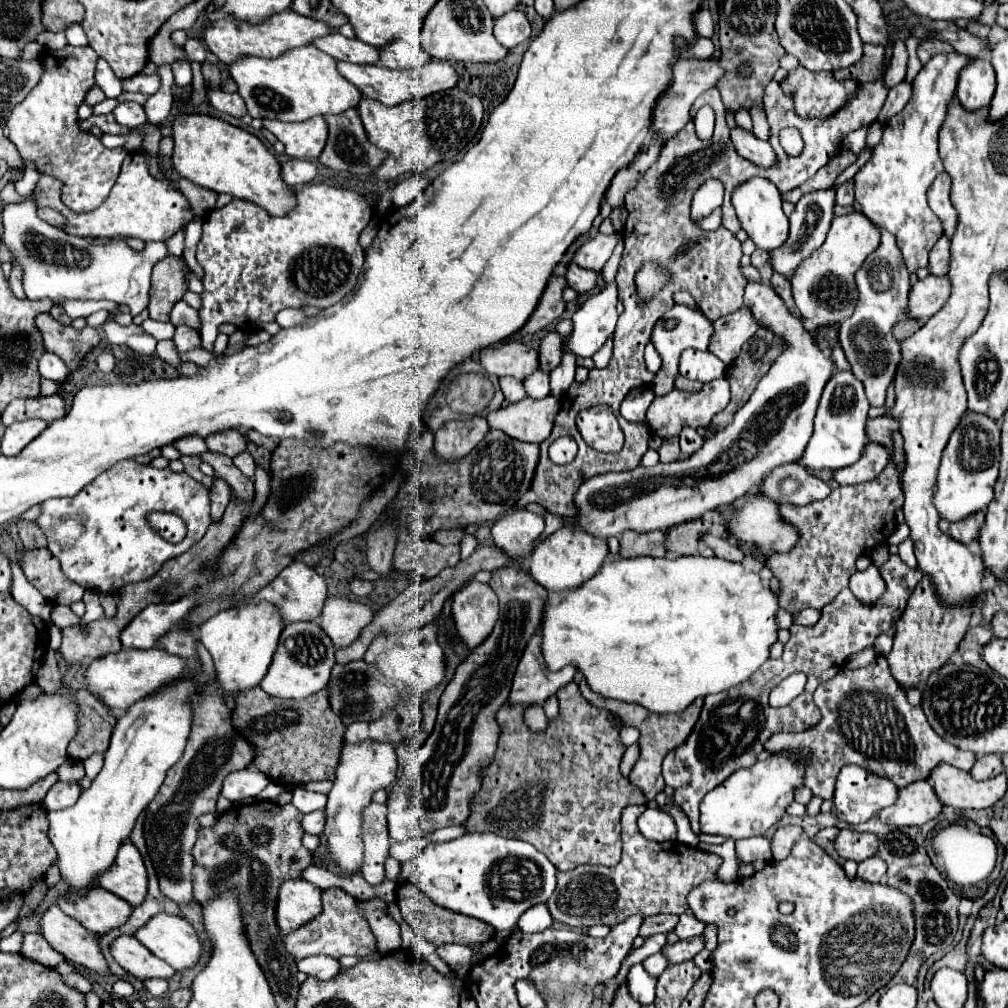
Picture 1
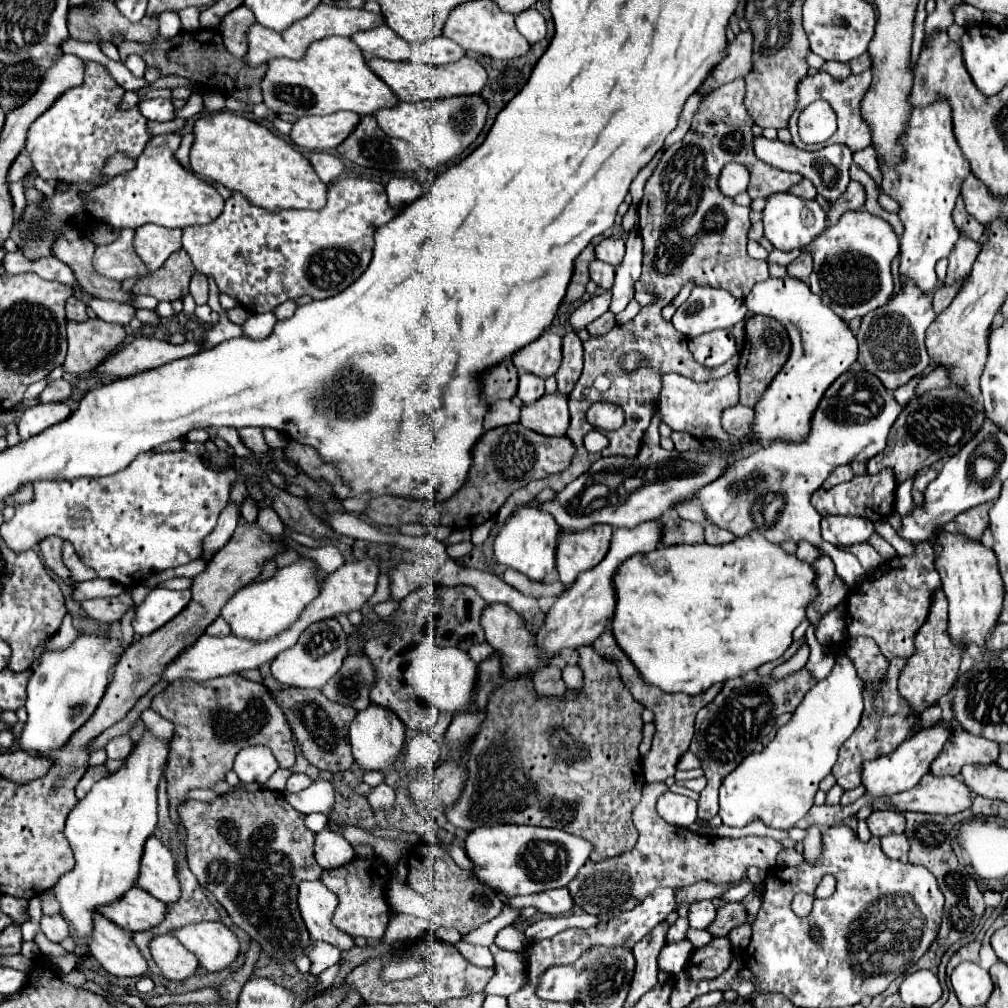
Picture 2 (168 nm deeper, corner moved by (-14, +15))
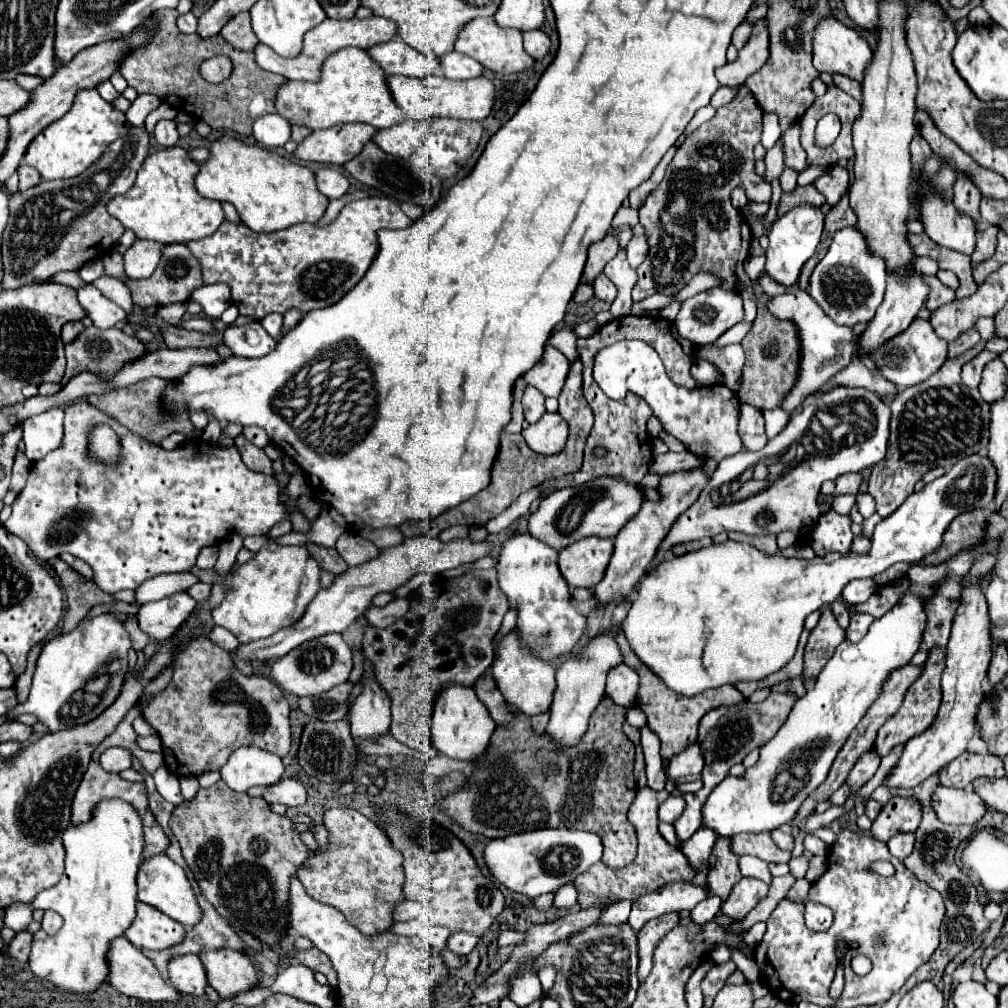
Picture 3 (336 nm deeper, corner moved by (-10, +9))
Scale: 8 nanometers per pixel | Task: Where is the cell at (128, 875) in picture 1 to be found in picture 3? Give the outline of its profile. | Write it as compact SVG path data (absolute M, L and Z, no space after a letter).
M154 855L154 857L146 859L144 865L140 865L136 883L138 883L138 901L160 909L170 919L174 919L186 927L194 927L196 923L200 923L202 911L200 911L200 905L196 903L196 893L192 891L186 873L180 865L176 865L166 855Z

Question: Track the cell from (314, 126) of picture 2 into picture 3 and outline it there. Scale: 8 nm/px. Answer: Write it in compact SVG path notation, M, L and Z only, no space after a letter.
M344 123L324 131L314 131L298 145L294 157L312 163L344 165L352 161L368 141L372 141L374 133L376 129L366 123Z

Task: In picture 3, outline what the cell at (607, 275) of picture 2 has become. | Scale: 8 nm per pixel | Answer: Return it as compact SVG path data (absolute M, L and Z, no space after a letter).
M600 273L600 275L594 279L594 291L596 291L596 297L598 297L598 299L608 301L608 303L612 303L614 297L616 297L616 287L614 287L614 283L612 283L604 273Z

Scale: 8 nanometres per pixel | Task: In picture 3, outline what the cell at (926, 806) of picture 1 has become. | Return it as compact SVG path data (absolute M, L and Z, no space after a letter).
M938 787L934 793L934 809L942 823L950 825L974 825L984 813L986 805L982 803L976 791Z

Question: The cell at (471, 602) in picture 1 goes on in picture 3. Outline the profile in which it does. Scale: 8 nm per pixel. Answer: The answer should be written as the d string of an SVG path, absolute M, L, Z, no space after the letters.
M510 631L502 639L500 651L498 651L498 661L492 667L492 677L496 679L496 685L498 685L500 693L504 695L504 699L510 705L516 705L524 715L540 715L550 709L550 703L552 703L552 697L556 691L554 675L556 675L556 671L550 663L536 659L526 649L522 649L522 645L518 643L518 635L514 631Z

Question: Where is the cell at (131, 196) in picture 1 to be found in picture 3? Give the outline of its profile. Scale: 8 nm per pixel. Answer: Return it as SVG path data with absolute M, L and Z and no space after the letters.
M182 147L160 149L144 161L132 189L108 203L108 213L116 217L126 229L132 229L138 239L170 245L208 237L222 225L224 211L218 201L204 199L196 191L194 179L198 171L200 165L192 161Z

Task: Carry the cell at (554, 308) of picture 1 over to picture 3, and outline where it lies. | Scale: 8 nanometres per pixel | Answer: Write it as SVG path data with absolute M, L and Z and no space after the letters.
M608 233L604 239L592 243L588 249L588 261L582 273L582 283L592 283L594 277L604 269L604 263L608 263L618 251L620 245L616 233Z

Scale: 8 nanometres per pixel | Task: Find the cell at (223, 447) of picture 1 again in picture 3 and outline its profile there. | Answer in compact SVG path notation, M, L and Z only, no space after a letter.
M244 435L236 437L236 449L240 451L244 465L250 471L258 471L258 473L266 473L266 475L274 473L272 471L272 461L266 457L266 453L260 447L252 445Z

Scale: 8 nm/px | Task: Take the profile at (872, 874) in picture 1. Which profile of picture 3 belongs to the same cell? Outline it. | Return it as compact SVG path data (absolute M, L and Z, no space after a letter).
M900 833L900 835L894 835L890 841L888 841L888 849L894 857L898 859L906 859L912 849L914 849L914 833Z

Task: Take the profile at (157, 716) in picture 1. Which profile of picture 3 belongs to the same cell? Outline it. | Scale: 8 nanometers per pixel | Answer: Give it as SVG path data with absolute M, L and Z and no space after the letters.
M120 799L104 801L96 807L92 819L82 825L70 825L64 831L66 849L66 871L58 885L38 893L32 901L34 909L52 909L64 917L60 931L46 941L38 941L30 953L30 971L50 981L54 987L66 993L94 993L108 979L108 951L116 937L122 937L136 917L136 873L142 863L144 831L138 811Z

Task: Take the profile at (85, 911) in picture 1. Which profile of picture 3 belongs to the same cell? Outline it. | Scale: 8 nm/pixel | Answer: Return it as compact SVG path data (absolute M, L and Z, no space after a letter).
M138 903L138 913L132 925L126 931L126 939L138 949L168 949L176 943L182 943L186 935L184 925L170 919L162 911Z

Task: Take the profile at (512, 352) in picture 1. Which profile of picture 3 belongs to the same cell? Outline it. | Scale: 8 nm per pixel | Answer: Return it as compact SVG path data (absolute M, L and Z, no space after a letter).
M548 345L542 359L524 375L524 379L546 397L558 397L568 377L568 371L570 363L566 363L566 357Z

